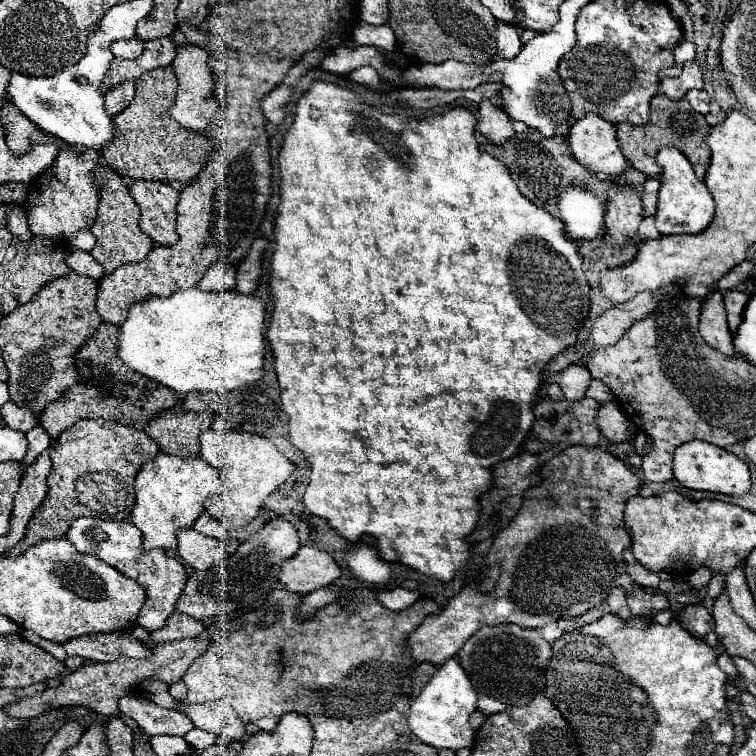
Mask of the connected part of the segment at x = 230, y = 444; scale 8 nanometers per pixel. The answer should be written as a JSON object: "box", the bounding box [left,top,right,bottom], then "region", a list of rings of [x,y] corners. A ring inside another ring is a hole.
{"box":[200,428,294,526],"region":[[[212,428],[202,432],[200,458],[216,468],[220,476],[220,494],[204,500],[204,510],[218,522],[232,526],[246,526],[252,522],[258,516],[262,502],[274,494],[294,472],[294,464],[288,462],[288,458],[280,454],[270,440],[246,432],[218,432]]]}

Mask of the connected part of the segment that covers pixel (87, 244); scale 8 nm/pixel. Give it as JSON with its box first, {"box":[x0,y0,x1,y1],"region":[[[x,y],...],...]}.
{"box":[70,232,94,252],"region":[[[76,232],[72,238],[70,238],[70,244],[80,248],[80,250],[86,250],[90,252],[90,248],[94,246],[94,236],[90,232]]]}

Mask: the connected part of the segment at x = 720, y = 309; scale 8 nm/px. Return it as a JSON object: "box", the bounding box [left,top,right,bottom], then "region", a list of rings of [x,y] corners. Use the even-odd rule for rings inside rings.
{"box":[700,292,736,358],"region":[[[712,292],[710,298],[702,304],[700,334],[710,348],[716,348],[718,352],[722,352],[728,358],[736,356],[734,346],[732,346],[732,334],[730,334],[728,322],[726,322],[724,302],[718,292]]]}

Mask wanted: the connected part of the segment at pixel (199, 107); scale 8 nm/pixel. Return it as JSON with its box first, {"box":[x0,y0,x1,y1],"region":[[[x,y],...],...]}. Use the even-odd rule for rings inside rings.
{"box":[170,44,224,132],"region":[[[192,44],[178,48],[174,58],[174,72],[178,78],[178,100],[170,108],[170,116],[174,116],[174,120],[184,128],[198,130],[198,132],[208,128],[212,118],[222,116],[224,112],[224,104],[218,96],[218,80],[212,74],[212,68],[208,66],[208,58],[210,54],[204,48]]]}

